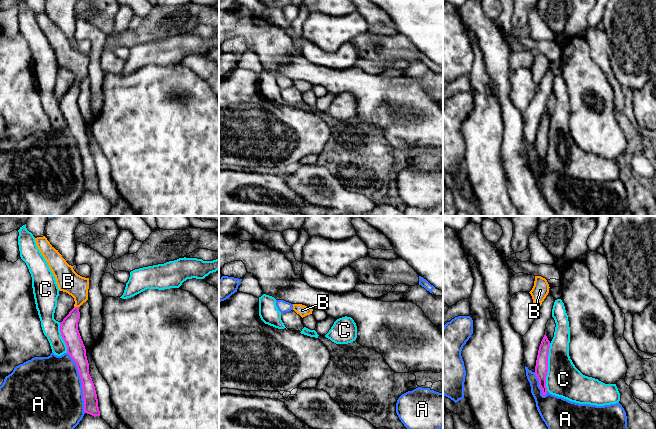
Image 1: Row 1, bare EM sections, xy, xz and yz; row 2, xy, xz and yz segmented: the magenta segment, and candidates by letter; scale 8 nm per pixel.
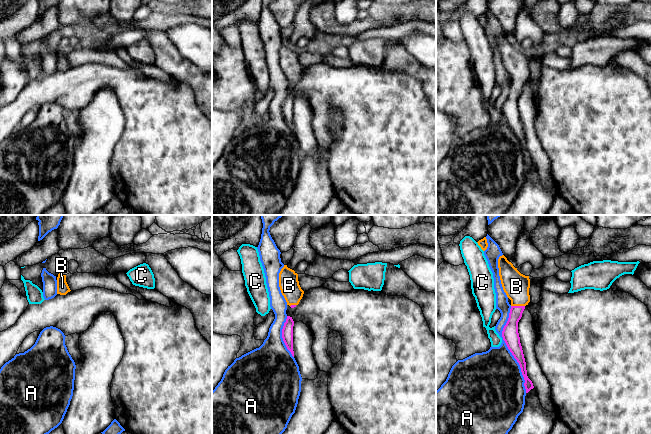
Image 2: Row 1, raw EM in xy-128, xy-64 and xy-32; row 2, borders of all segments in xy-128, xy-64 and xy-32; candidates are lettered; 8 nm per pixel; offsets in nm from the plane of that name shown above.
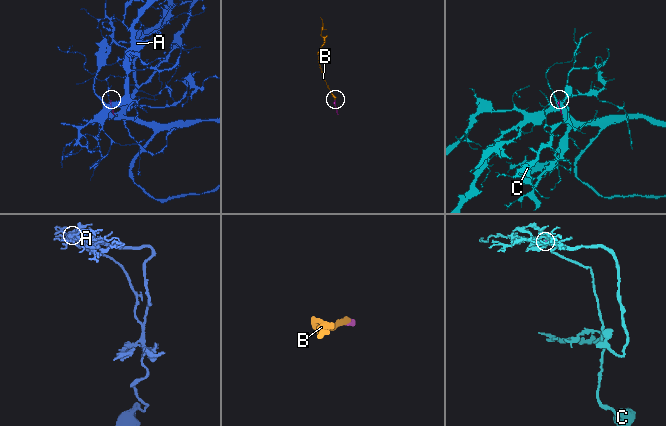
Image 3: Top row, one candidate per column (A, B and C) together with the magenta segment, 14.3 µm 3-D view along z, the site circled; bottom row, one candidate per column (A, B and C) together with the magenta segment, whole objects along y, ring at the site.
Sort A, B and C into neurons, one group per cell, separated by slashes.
A / B / C

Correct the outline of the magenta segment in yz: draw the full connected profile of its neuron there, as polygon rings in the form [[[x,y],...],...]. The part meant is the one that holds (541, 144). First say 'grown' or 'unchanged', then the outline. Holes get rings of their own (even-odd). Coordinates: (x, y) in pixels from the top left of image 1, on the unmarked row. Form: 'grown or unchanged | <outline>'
unchanged | [[[545,110],[539,122],[536,142],[535,142],[535,151],[539,156],[539,162],[542,165],[543,172],[545,172],[547,169],[546,152],[548,148],[549,124],[550,124],[550,117],[548,116]]]

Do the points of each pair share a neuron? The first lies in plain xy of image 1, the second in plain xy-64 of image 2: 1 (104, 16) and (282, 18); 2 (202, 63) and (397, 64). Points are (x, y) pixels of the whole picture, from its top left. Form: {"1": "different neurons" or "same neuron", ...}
{"1": "different neurons", "2": "same neuron"}

